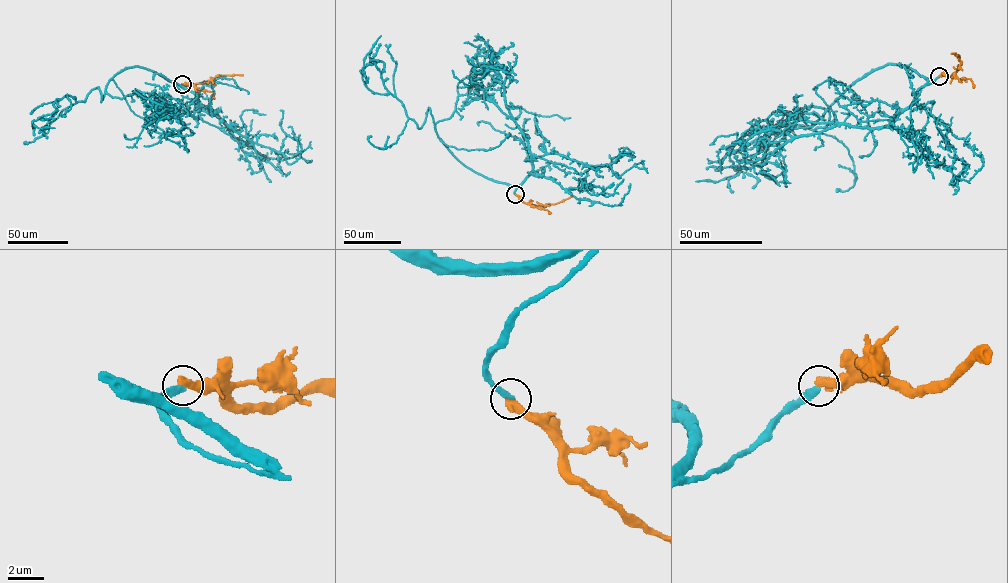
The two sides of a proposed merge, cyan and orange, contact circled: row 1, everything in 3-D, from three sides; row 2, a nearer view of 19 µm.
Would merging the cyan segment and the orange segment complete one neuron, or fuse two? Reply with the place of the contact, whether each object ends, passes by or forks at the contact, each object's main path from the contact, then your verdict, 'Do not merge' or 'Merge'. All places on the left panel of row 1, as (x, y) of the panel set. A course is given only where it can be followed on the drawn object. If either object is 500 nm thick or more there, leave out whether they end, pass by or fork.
Place: (182, 84). Course of cyan: (182, 84), (187, 89), (128, 67), (101, 101), (98, 87), (84, 101), (64, 96), (32, 122), (55, 128). Course of orange: (182, 84), (207, 82), (223, 75), (243, 75). Do not merge

